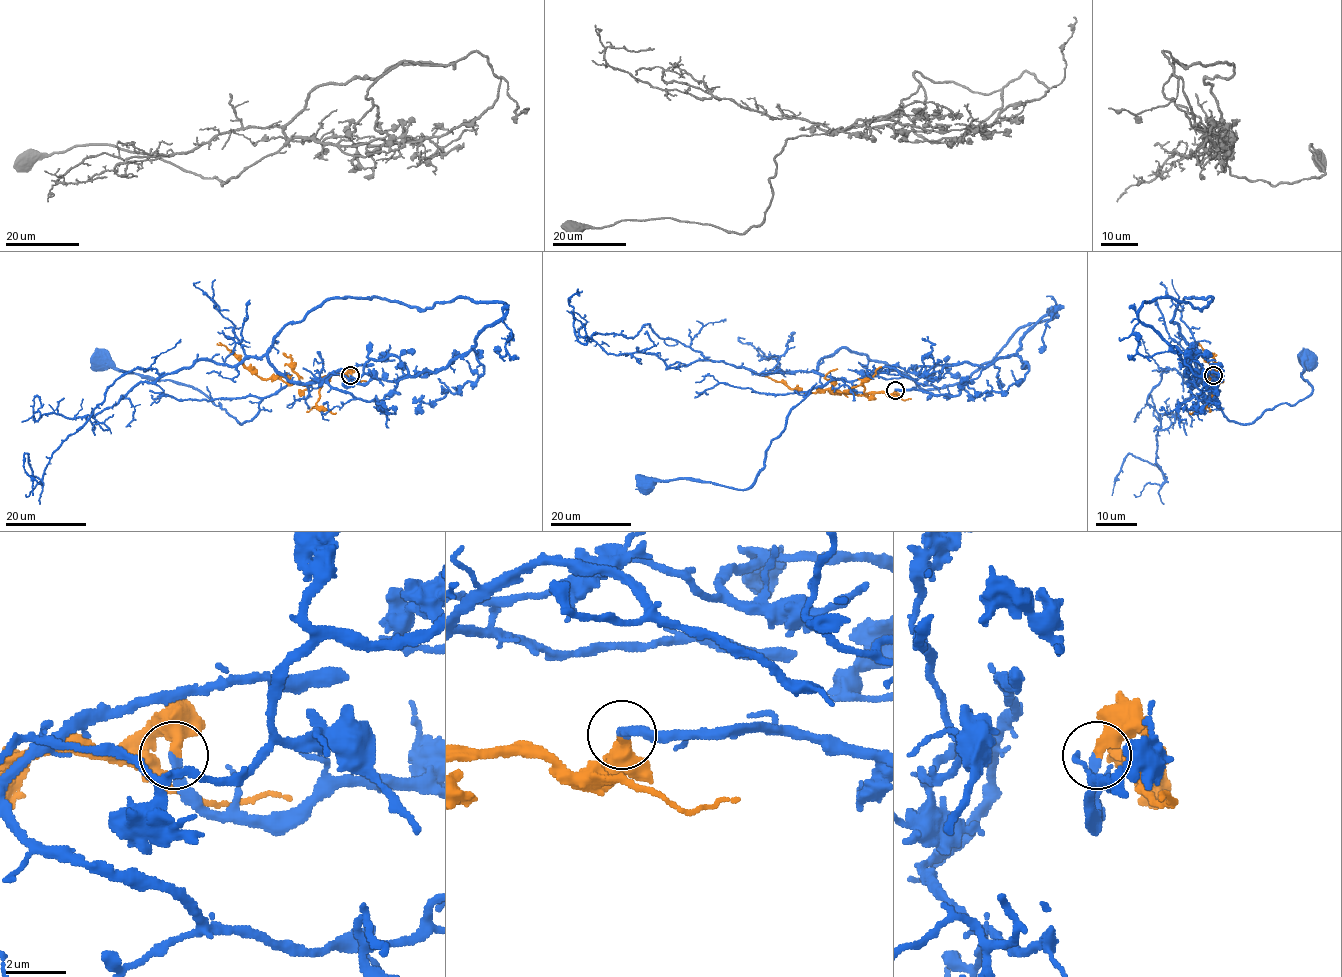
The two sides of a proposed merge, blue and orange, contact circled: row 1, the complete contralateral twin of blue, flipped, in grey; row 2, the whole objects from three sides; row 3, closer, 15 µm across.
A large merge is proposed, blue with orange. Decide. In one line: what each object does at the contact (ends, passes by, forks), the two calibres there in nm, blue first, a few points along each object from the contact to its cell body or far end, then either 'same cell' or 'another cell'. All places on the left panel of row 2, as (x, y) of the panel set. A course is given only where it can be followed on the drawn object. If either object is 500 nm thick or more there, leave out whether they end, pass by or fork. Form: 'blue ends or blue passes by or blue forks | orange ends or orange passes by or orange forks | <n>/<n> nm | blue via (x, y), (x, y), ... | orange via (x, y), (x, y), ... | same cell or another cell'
blue ends | orange ends | 260/400 nm | blue via (350, 375), (437, 370), (370, 359), (359, 378), (287, 383), (239, 424), (193, 387), (100, 361) | orange via (350, 375), (325, 375), (306, 385), (286, 377), (261, 379), (217, 343) | same cell

